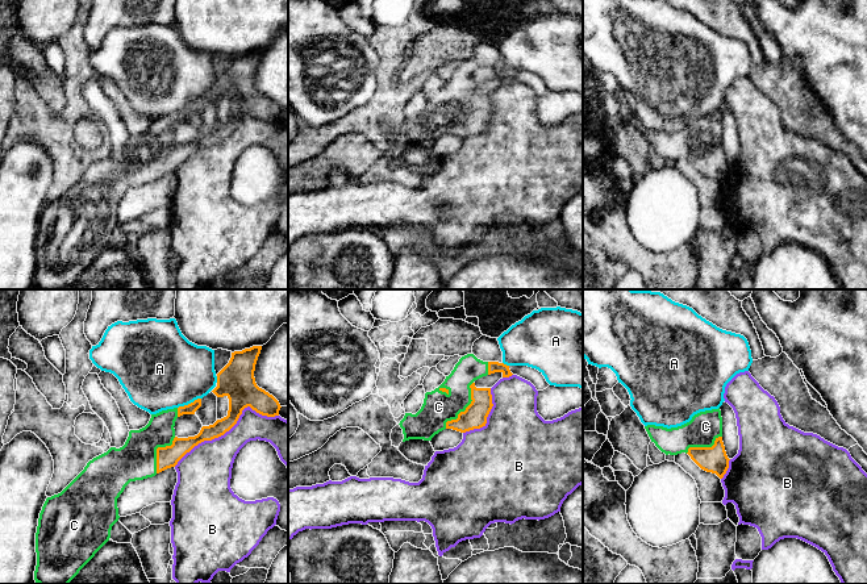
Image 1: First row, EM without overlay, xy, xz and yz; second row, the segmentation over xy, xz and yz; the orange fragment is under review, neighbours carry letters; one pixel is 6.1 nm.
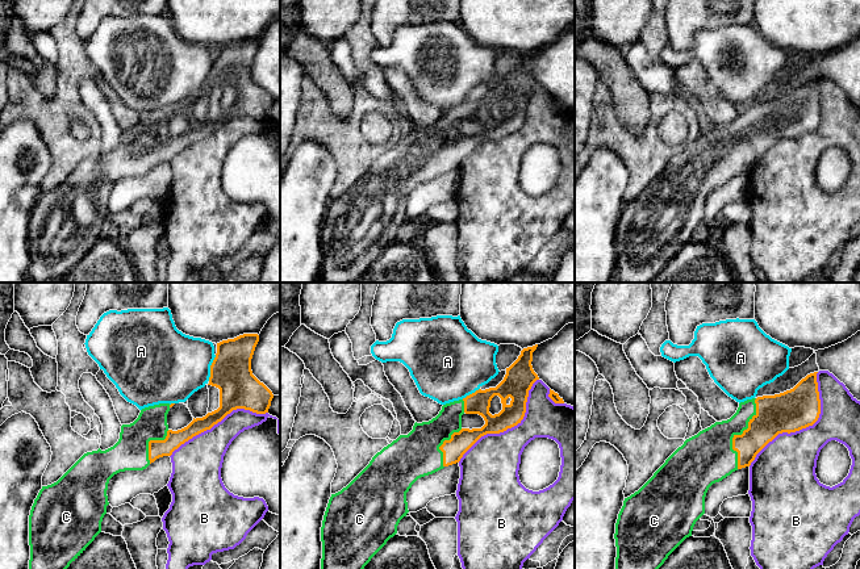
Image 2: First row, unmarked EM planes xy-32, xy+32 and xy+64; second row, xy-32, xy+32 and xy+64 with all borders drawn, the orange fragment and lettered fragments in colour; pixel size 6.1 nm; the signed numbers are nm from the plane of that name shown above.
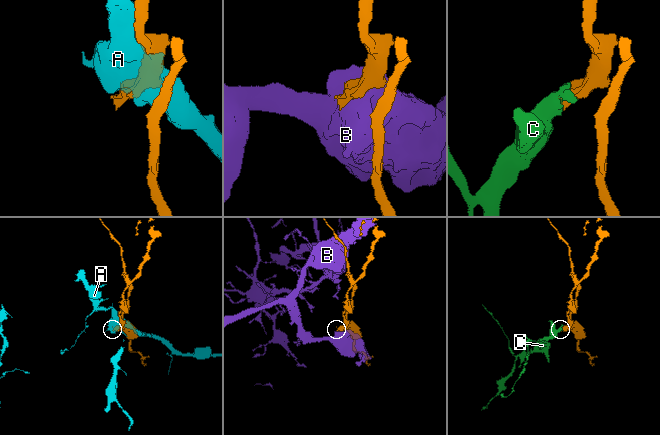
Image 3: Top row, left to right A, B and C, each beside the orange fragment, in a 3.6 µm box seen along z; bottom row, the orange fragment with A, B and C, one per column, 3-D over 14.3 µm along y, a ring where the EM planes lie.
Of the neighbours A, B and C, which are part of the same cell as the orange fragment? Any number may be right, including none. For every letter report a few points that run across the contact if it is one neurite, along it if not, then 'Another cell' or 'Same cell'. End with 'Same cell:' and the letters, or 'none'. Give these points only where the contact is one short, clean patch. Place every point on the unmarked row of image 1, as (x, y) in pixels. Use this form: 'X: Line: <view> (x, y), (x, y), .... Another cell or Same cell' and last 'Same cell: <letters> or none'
A: Another cell
B: Another cell
C: Same cell
Same cell: C

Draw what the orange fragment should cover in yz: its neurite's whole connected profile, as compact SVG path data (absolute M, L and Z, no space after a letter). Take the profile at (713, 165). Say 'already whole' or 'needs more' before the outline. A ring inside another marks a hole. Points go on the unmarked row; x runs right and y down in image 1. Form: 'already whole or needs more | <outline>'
needs more | M712 114L695 120L692 125L678 133L663 133L655 130L645 132L651 147L666 160L678 160L685 158L704 176L724 183L729 174L729 163L722 147L722 122L721 116Z

